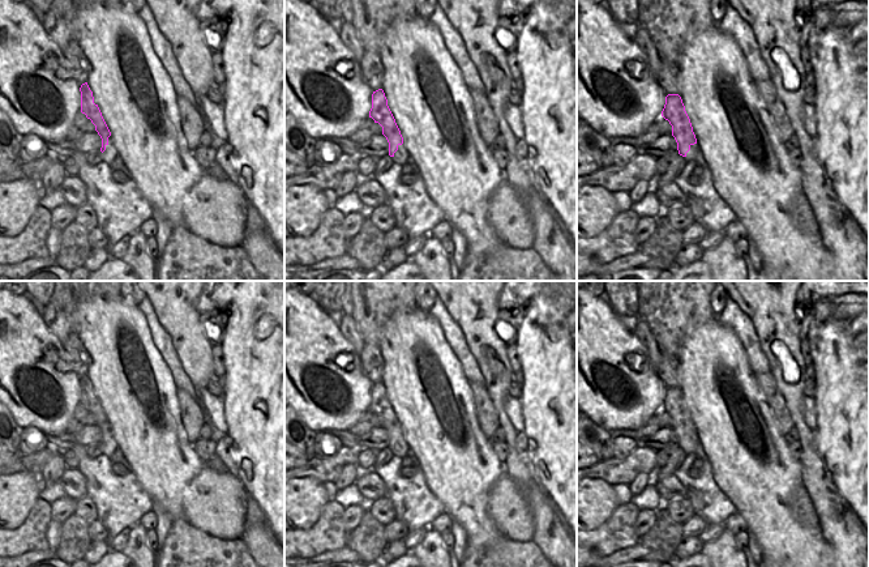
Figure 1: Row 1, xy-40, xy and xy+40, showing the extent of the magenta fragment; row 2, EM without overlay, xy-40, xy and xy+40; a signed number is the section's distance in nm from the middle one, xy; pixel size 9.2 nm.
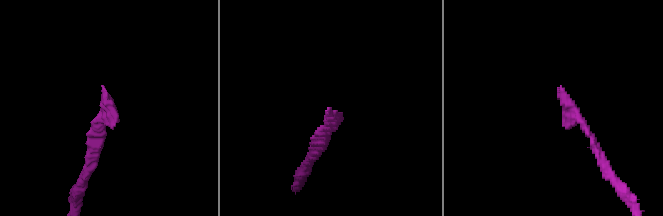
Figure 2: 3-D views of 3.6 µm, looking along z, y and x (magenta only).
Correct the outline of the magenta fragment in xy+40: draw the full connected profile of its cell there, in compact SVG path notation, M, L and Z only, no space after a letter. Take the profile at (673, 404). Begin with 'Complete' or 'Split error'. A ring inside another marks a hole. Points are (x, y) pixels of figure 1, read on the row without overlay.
Complete. M668 387L662 409L672 418L672 429L677 435L678 447L686 449L690 439L697 436L690 412L678 387Z

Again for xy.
Complete. M378 381L372 387L372 401L369 404L369 410L382 419L382 427L389 435L389 448L394 449L398 439L403 436L403 430L388 398L388 392L382 381Z

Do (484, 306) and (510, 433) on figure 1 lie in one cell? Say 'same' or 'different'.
same

